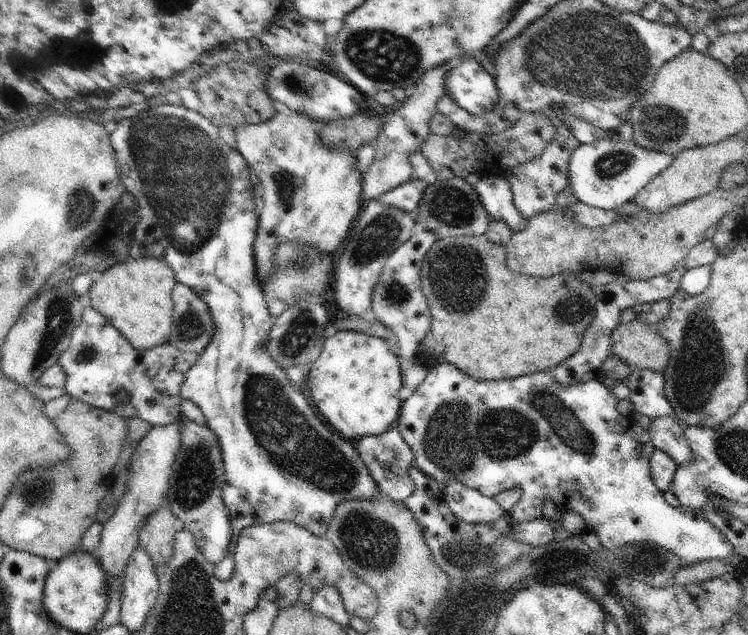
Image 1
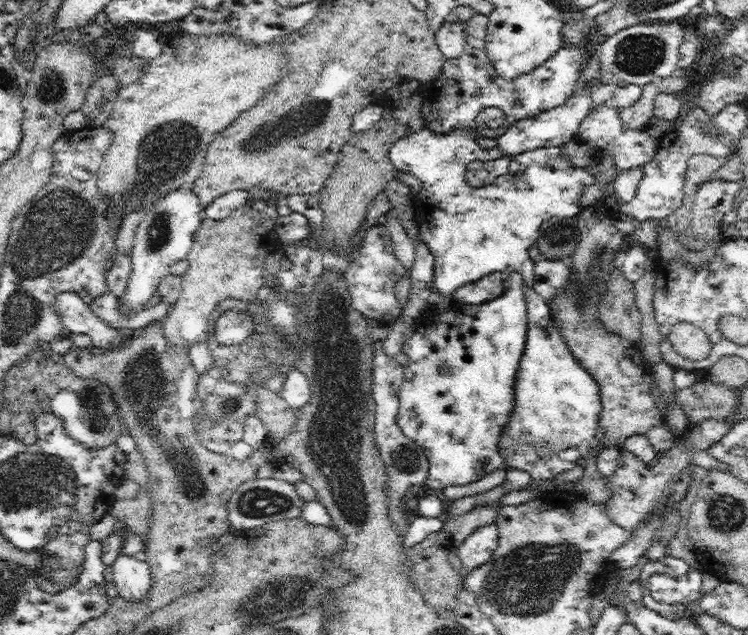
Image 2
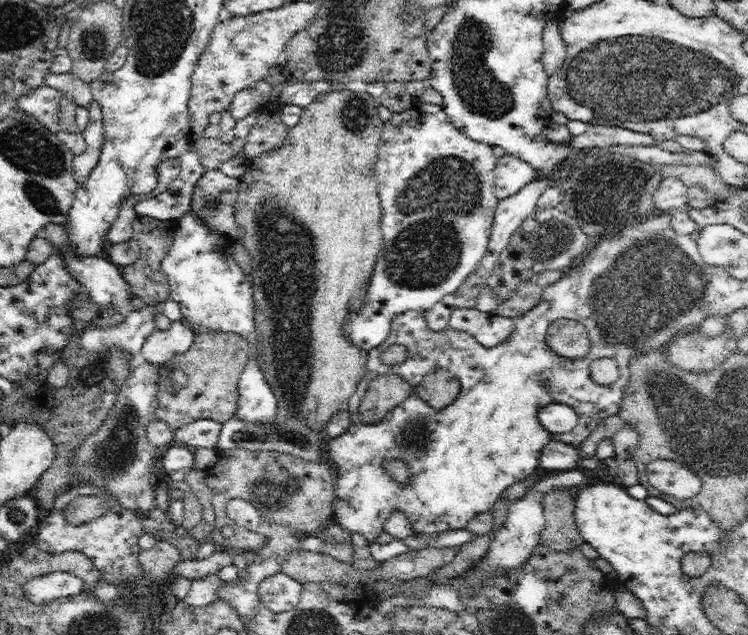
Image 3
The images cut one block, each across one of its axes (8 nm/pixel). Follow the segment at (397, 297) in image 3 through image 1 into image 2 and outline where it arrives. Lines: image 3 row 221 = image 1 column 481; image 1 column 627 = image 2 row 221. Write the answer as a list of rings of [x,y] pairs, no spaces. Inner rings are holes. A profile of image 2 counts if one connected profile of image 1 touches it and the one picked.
[[[422,128],[418,133],[396,140],[389,152],[392,164],[399,171],[410,173],[421,182],[419,193],[413,196],[419,238],[434,256],[434,277],[430,288],[441,295],[453,296],[460,286],[476,282],[494,272],[506,272],[508,275],[518,272],[525,285],[533,286],[536,261],[528,256],[528,248],[536,244],[541,224],[558,216],[577,216],[583,209],[580,198],[584,194],[584,188],[594,184],[592,172],[586,167],[574,166],[566,153],[562,154],[561,146],[551,146],[514,154],[509,163],[509,173],[501,174],[489,185],[472,187],[466,180],[466,166],[474,160],[494,160],[502,156],[498,147],[480,147],[475,141],[476,137],[476,134],[465,130],[436,134],[429,128]]]

